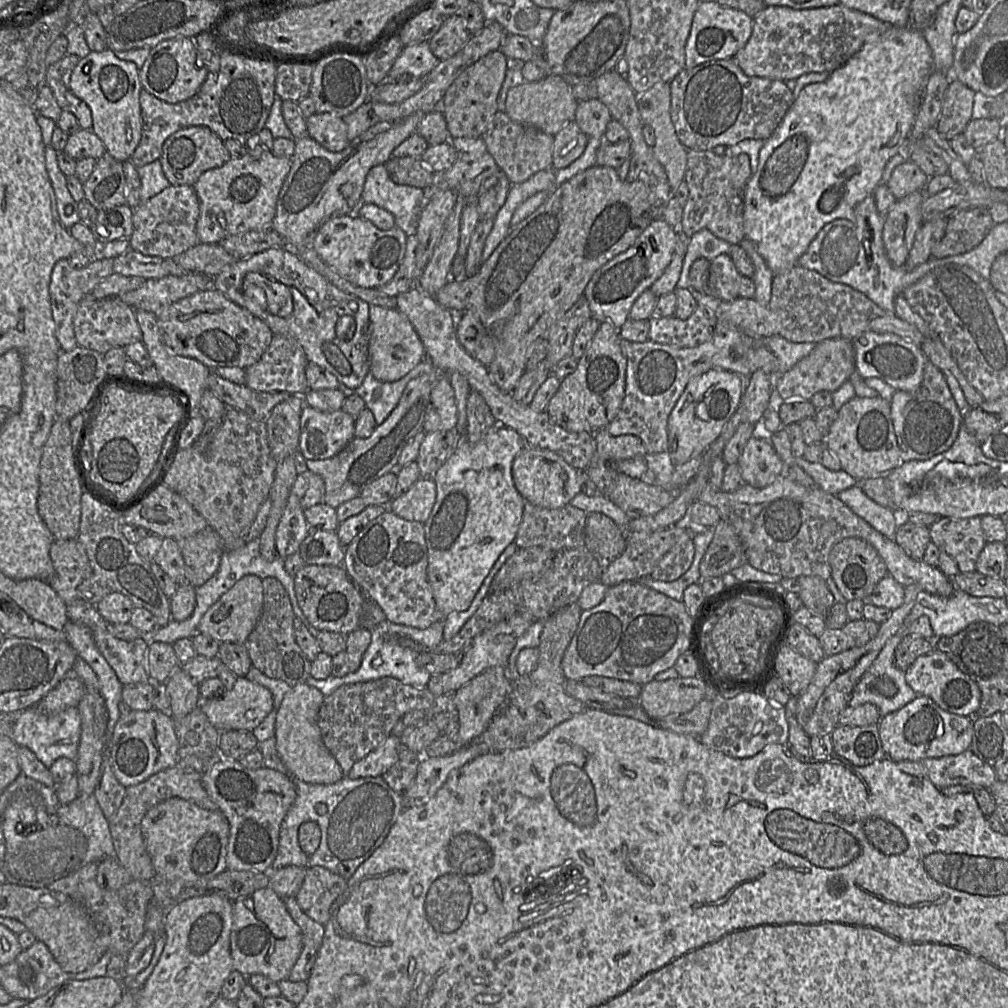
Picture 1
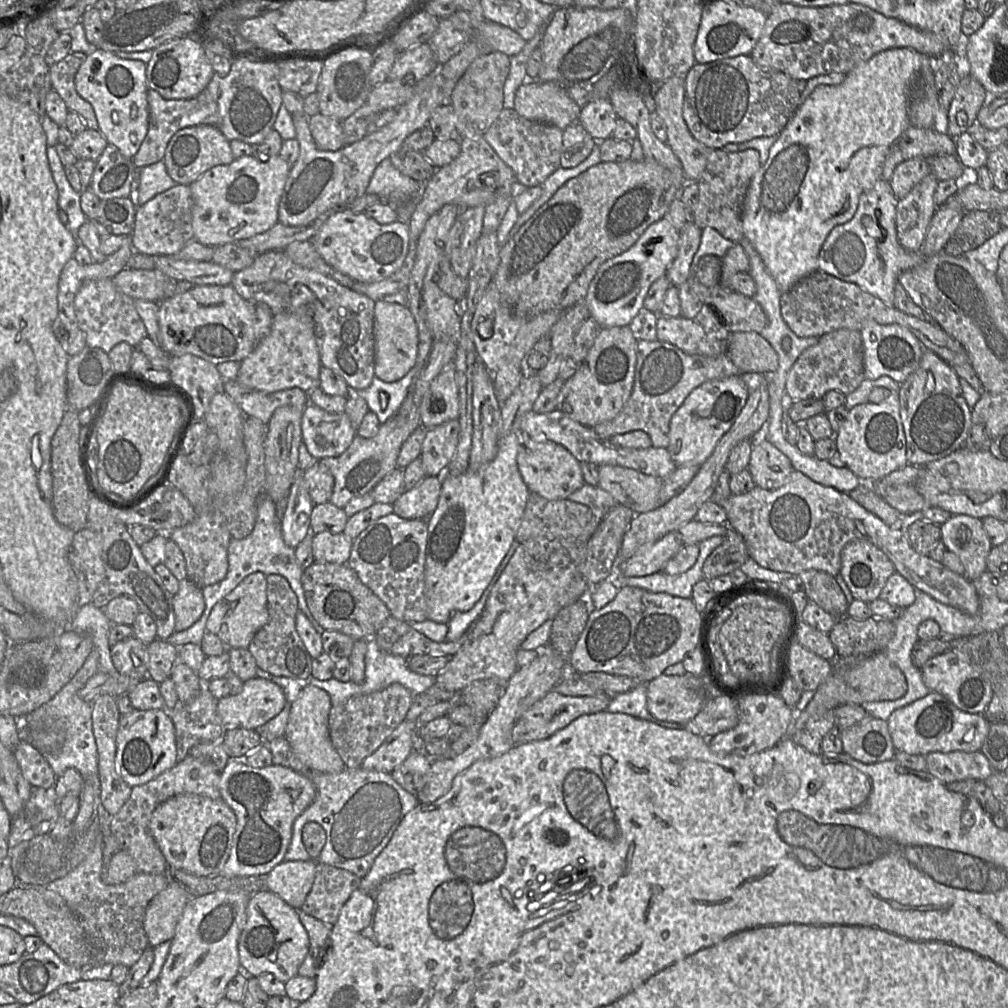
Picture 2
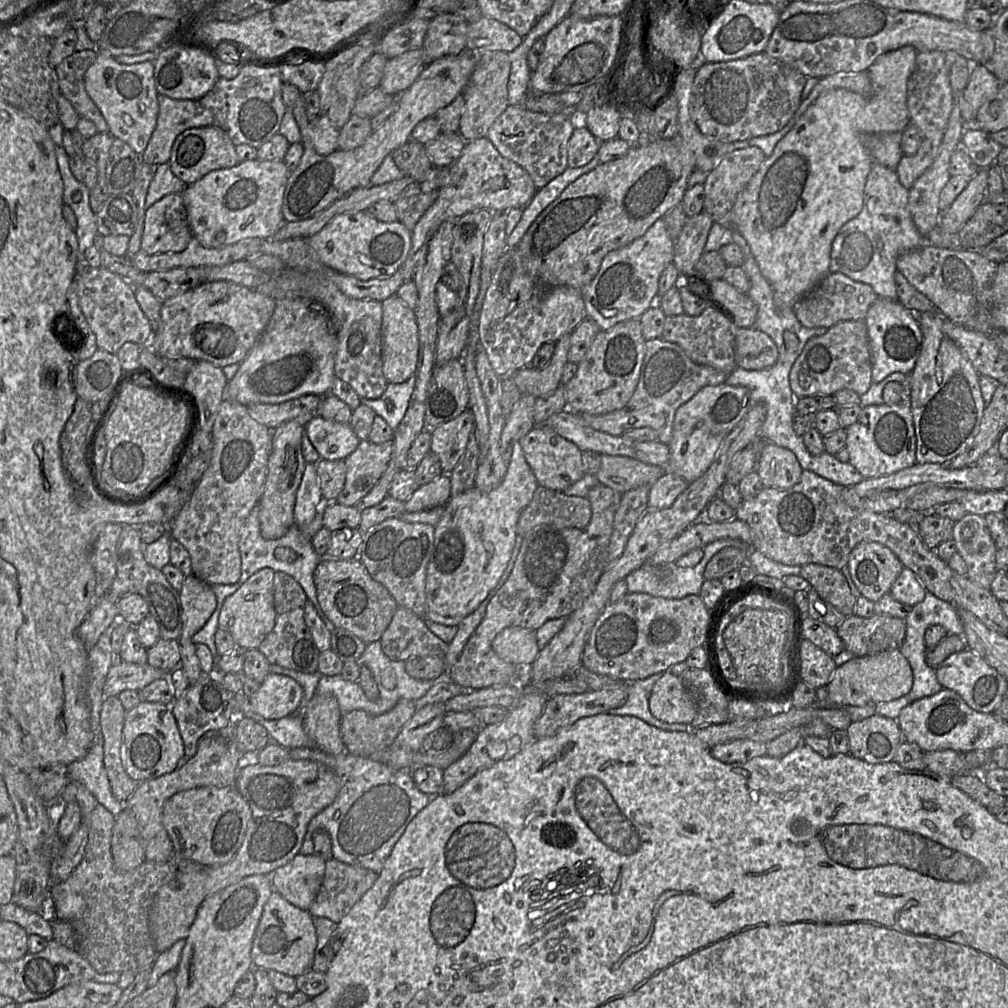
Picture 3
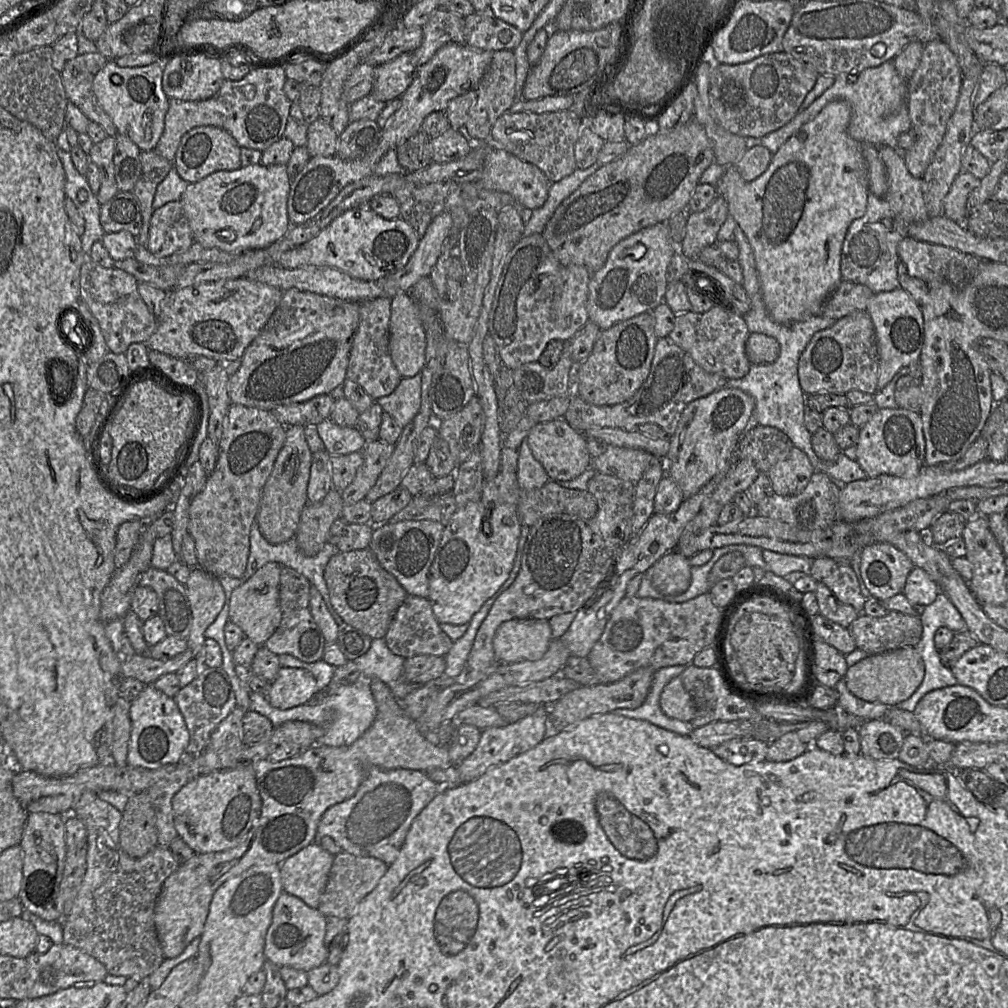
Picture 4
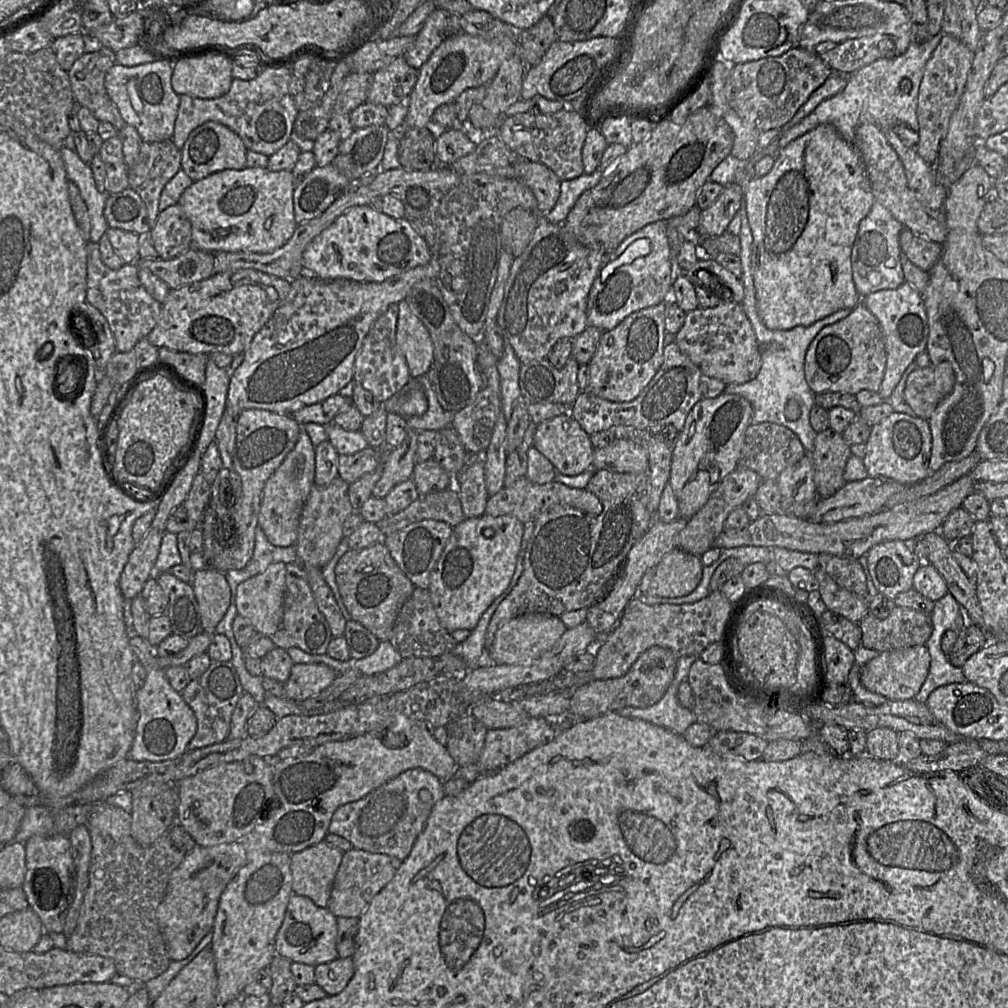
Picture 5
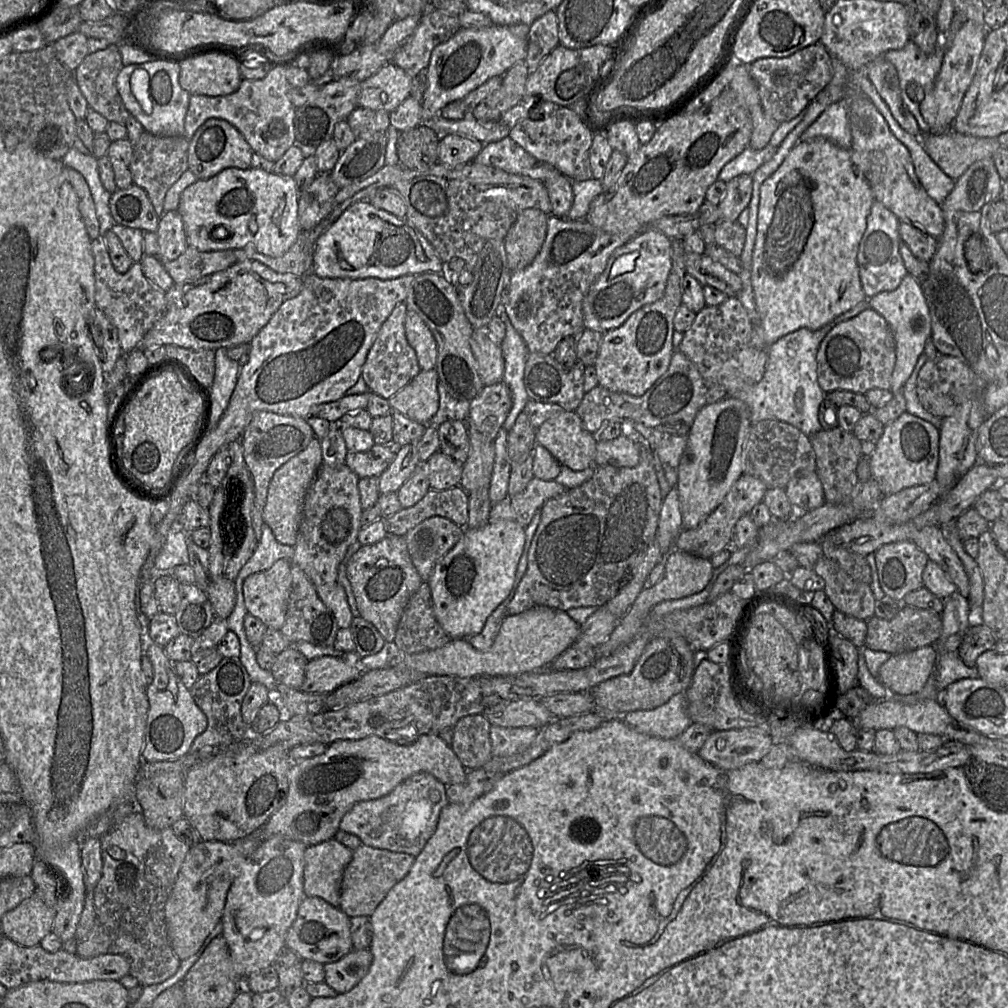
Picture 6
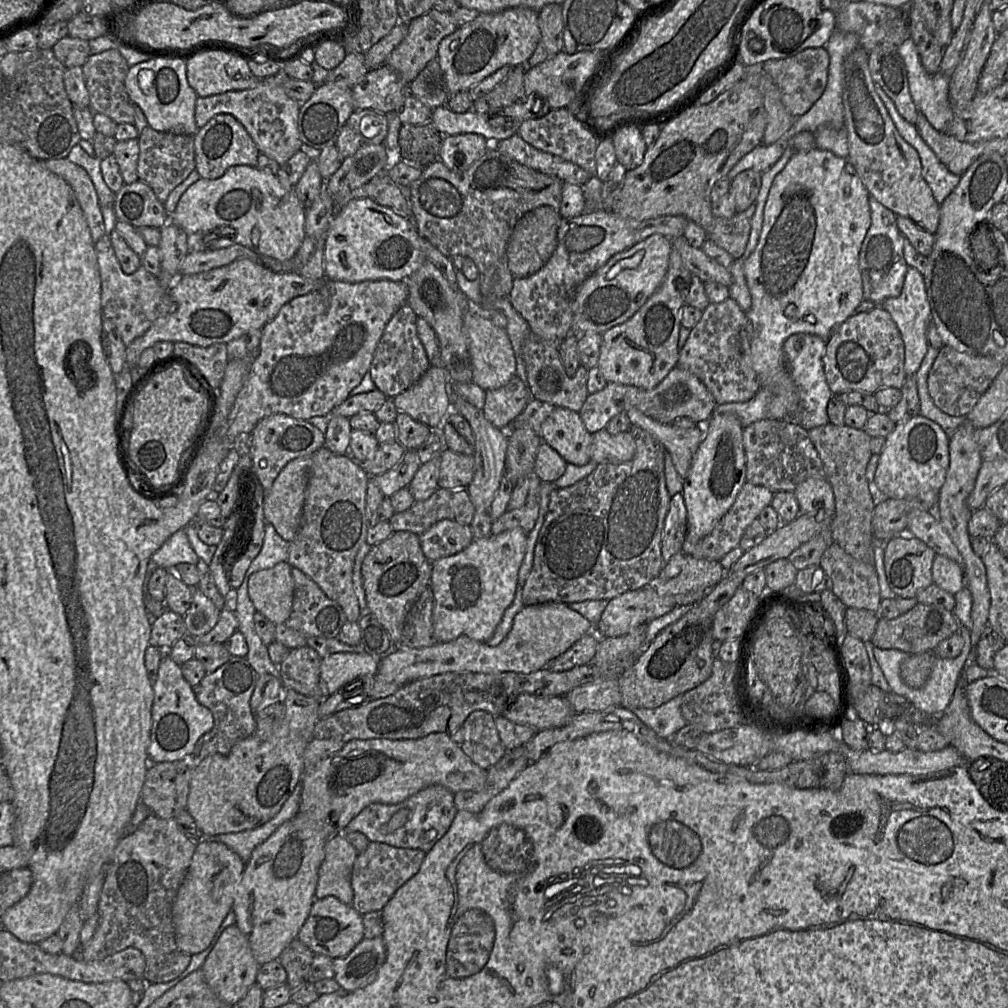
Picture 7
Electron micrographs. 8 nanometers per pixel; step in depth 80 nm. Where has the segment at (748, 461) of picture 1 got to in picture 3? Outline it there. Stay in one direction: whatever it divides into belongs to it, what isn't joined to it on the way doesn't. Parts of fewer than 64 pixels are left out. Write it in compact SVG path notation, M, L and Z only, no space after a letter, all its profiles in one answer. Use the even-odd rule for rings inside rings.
M766 443L758 454L755 471L764 488L788 490L800 481L803 469L793 452Z

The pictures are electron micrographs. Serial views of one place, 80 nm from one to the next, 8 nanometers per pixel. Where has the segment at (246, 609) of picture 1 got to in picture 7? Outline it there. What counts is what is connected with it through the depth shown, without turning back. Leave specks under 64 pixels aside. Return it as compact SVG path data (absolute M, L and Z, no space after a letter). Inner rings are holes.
M288 561L253 573L248 581L248 594L257 612L274 624L288 618L293 601L294 582Z

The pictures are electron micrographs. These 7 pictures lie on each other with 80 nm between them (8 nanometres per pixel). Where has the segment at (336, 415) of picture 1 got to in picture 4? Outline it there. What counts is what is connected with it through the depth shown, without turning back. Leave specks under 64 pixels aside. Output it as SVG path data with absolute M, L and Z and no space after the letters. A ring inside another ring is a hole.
M330 419L316 425L325 450L331 456L361 451L366 440L355 427L340 426Z

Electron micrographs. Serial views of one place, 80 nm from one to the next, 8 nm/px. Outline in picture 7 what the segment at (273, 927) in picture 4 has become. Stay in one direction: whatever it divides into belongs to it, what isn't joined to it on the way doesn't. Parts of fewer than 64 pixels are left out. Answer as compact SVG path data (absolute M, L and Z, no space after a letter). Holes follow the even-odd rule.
M335 897L316 899L297 937L315 954L333 958L346 956L364 939L362 916L351 906Z

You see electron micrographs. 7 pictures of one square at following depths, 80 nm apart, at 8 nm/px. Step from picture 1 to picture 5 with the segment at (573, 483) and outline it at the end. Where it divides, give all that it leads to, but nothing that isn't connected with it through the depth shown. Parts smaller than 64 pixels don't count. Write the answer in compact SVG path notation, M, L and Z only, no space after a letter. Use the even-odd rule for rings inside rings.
M569 413L537 425L532 446L552 463L559 474L577 476L592 467L594 448L590 436Z

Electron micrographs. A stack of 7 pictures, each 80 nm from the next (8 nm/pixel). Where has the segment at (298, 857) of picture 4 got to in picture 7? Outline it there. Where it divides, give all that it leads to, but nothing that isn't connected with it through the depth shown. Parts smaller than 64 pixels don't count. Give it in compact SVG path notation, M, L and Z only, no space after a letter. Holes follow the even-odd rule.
M334 834L325 845L325 857L318 871L315 898L335 897L344 904L353 902L351 873L358 856L343 834Z

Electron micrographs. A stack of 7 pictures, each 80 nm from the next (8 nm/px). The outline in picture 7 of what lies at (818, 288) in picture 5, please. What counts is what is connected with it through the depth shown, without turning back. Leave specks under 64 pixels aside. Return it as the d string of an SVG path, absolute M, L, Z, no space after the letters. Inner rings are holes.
M817 147L807 152L795 152L771 185L764 208L763 225L758 244L744 263L744 274L752 303L750 309L746 312L746 324L740 332L741 350L746 362L756 373L759 387L768 389L771 393L771 399L768 404L768 419L785 420L796 424L800 422L800 398L783 351L785 340L793 334L806 333L827 341L848 318L855 314L857 307L864 300L863 284L859 269L859 254L871 225L869 197L869 192L848 158L836 156L830 151Z

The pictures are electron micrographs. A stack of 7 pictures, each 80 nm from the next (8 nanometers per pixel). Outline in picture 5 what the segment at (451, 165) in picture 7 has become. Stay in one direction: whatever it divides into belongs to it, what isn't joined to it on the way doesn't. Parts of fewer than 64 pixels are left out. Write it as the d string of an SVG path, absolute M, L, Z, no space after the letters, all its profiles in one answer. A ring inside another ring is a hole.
M451 128L440 132L436 139L437 164L449 166L475 151L477 144L463 129Z

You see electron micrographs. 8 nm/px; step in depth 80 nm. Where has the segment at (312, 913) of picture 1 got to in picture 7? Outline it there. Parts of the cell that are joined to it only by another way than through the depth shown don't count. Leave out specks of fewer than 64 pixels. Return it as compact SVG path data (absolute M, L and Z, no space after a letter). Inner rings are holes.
M370 842L367 849L358 854L351 873L353 902L351 906L362 916L373 911L381 911L395 892L419 871L426 852L418 849L397 848L384 843Z

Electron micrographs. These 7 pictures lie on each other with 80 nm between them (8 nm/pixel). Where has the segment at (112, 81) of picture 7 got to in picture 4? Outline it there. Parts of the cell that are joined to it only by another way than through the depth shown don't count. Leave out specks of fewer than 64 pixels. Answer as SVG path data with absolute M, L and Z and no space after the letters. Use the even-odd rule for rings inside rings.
M100 52L78 54L66 62L60 74L68 100L90 121L102 126L109 136L116 136L117 128L98 103L93 90L94 77L108 61Z

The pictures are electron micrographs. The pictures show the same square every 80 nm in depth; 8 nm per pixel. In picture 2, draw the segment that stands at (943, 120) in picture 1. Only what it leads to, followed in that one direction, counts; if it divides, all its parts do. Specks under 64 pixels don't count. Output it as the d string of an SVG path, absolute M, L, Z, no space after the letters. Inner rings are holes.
M970 74L963 77L947 111L947 134L956 139L973 125L984 105L987 91Z

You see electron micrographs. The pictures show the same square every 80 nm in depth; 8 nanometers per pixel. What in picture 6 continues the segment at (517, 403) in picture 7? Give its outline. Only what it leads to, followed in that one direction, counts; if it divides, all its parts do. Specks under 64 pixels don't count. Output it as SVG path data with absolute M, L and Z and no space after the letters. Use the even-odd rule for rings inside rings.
M503 382L484 386L470 401L466 423L494 440L512 407L510 388Z

